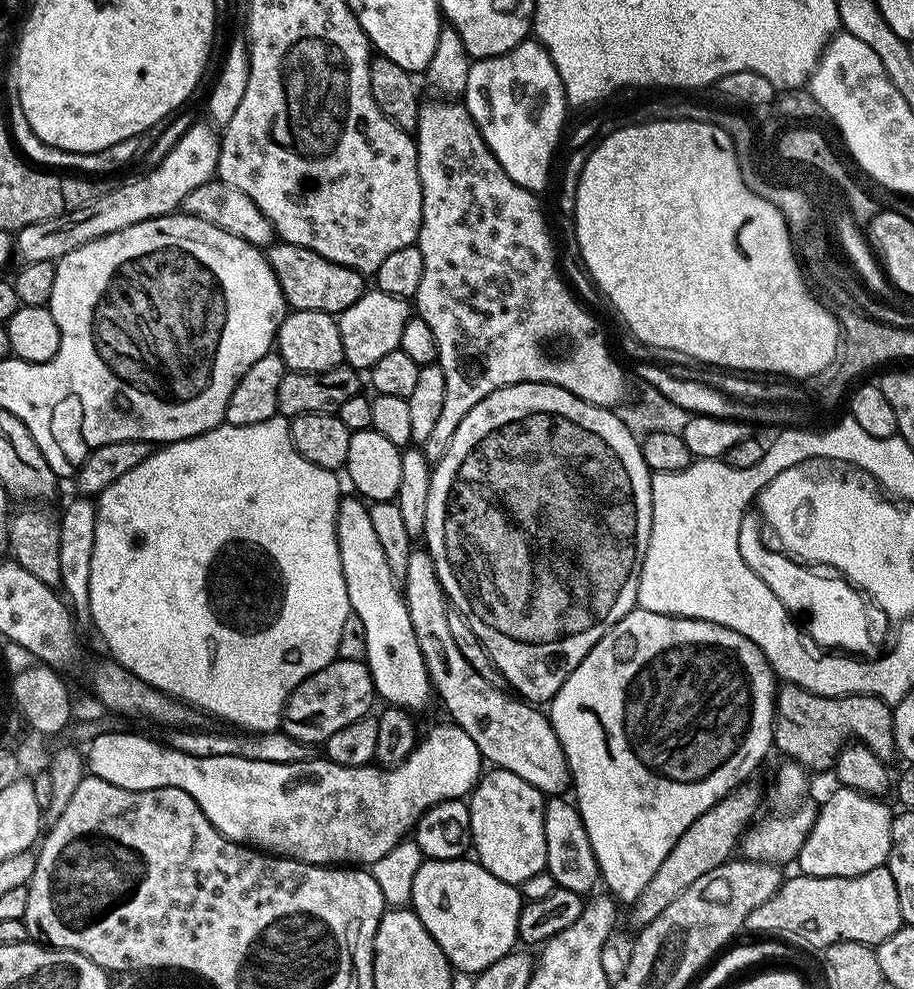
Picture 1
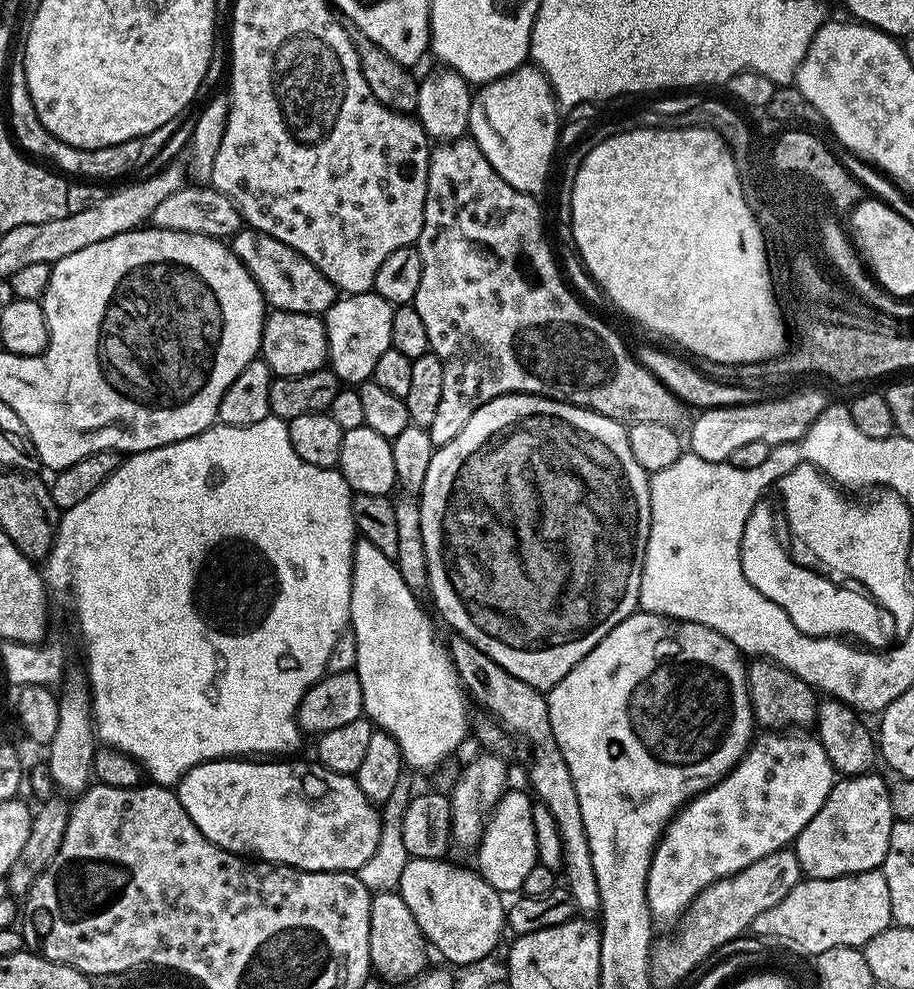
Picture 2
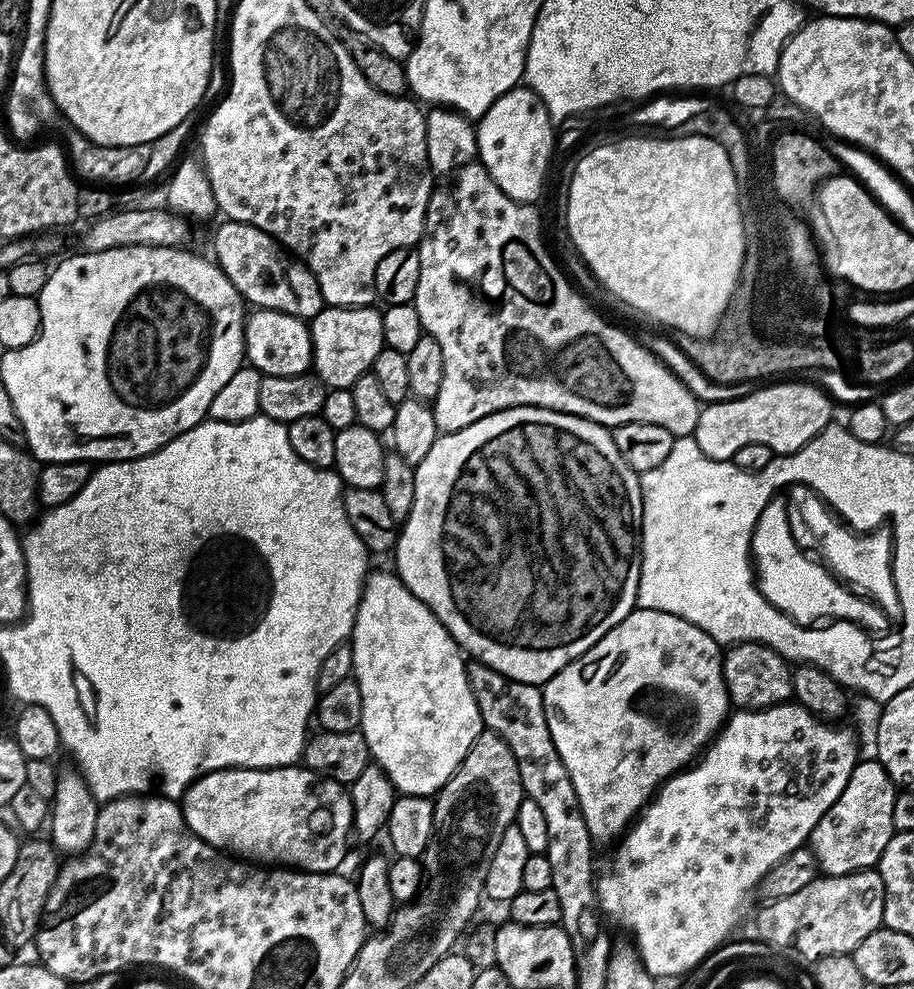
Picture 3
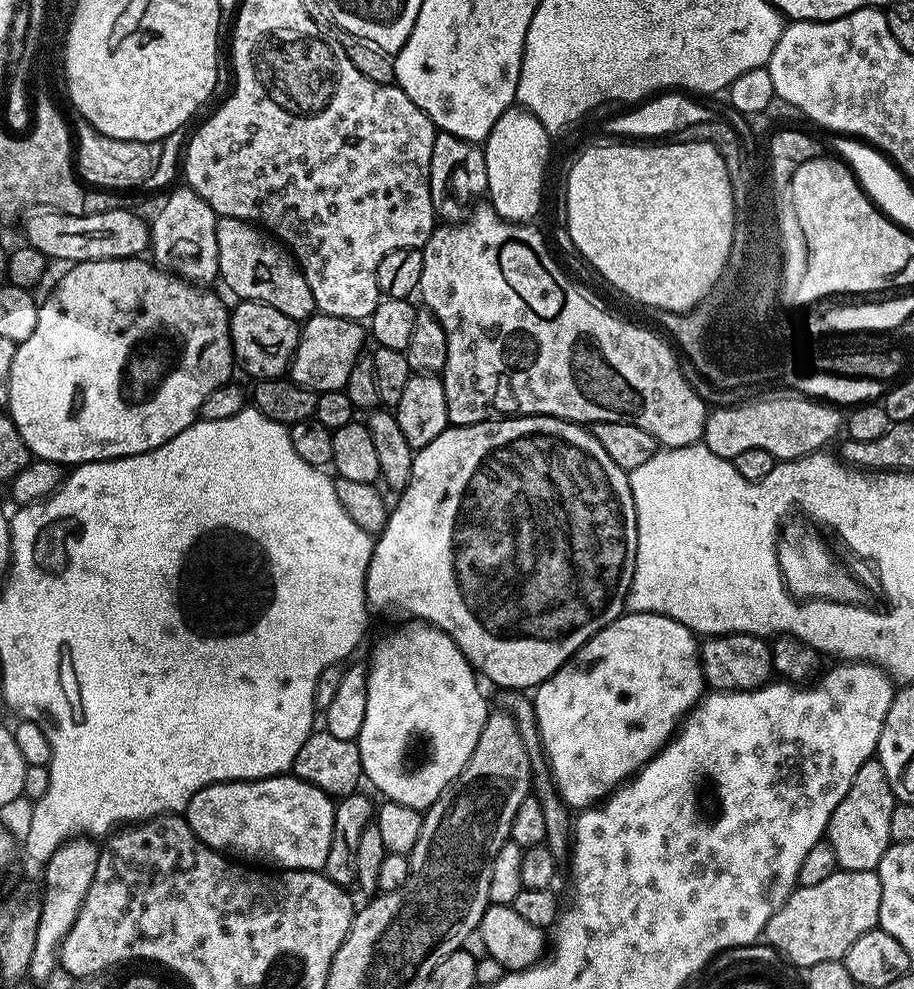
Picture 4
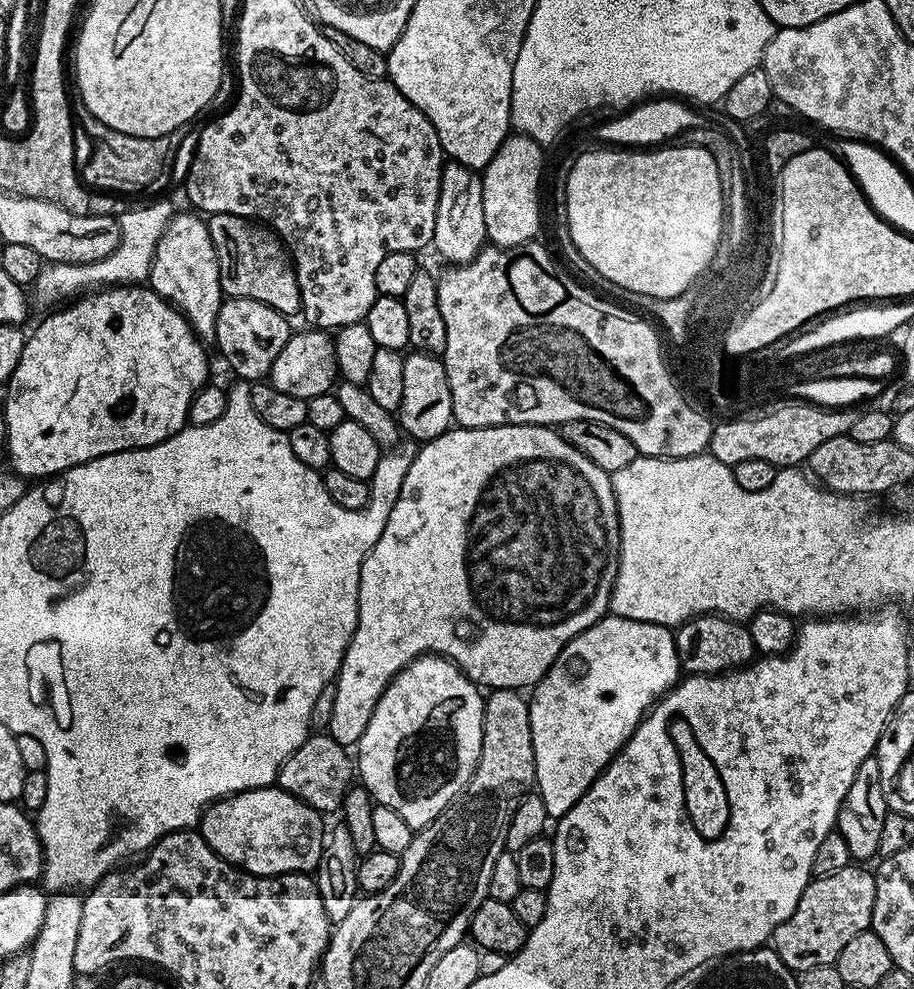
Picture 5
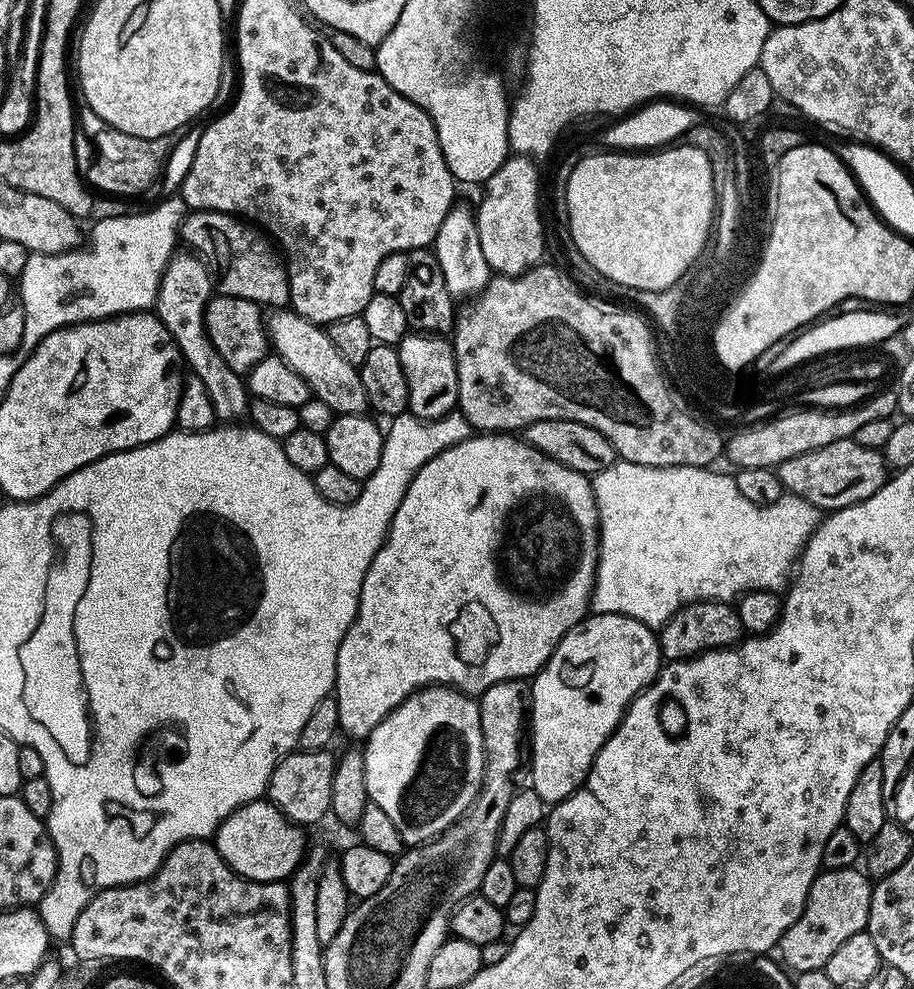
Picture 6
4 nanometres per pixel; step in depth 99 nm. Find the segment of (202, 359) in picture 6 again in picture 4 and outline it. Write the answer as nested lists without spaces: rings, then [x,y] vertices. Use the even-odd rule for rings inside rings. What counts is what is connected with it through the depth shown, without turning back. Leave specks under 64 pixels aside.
[[[182,184],[151,219],[149,251],[153,263],[181,279],[198,286],[208,286],[219,277],[218,240],[215,210],[192,188]]]

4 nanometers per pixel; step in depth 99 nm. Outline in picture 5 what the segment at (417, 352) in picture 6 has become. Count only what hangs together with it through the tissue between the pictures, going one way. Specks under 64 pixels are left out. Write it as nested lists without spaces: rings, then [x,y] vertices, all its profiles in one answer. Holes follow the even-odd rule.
[[[409,351],[404,356],[402,375],[405,383],[402,386],[402,406],[398,419],[403,435],[416,442],[427,442],[453,427],[452,395],[443,359],[431,352]]]

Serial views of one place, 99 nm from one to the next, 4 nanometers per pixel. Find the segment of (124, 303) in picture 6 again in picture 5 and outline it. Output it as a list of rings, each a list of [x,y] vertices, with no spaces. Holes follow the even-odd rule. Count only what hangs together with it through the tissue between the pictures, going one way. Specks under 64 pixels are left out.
[[[156,198],[153,204],[144,204],[141,208],[132,208],[129,212],[119,213],[120,241],[116,249],[106,258],[89,264],[45,263],[34,285],[35,303],[37,300],[40,304],[56,306],[61,302],[75,301],[101,286],[136,286],[147,281],[151,273],[151,264],[154,262],[155,247],[158,246],[159,238],[174,215],[171,202],[160,199],[164,198]]]

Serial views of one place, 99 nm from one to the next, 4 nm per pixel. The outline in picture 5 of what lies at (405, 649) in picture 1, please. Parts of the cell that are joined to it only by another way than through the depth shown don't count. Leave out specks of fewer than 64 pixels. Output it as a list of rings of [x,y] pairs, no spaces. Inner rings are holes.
[[[425,654],[411,660],[386,686],[370,722],[366,734],[362,734],[358,751],[358,776],[368,789],[373,801],[390,806],[399,814],[406,826],[414,830],[426,827],[446,806],[463,792],[480,761],[482,730],[484,729],[484,702],[481,689],[460,667],[445,656]]]

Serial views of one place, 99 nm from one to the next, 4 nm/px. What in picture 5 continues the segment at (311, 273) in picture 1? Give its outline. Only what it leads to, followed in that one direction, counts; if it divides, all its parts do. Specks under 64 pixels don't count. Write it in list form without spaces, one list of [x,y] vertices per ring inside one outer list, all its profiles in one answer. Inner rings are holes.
[[[213,212],[207,217],[210,238],[213,239],[214,250],[217,252],[218,270],[220,271],[221,290],[225,297],[241,296],[254,298],[254,302],[266,302],[283,316],[295,317],[301,311],[300,287],[296,277],[296,266],[292,263],[288,249],[284,247],[279,236],[259,222],[248,220],[245,216]]]

